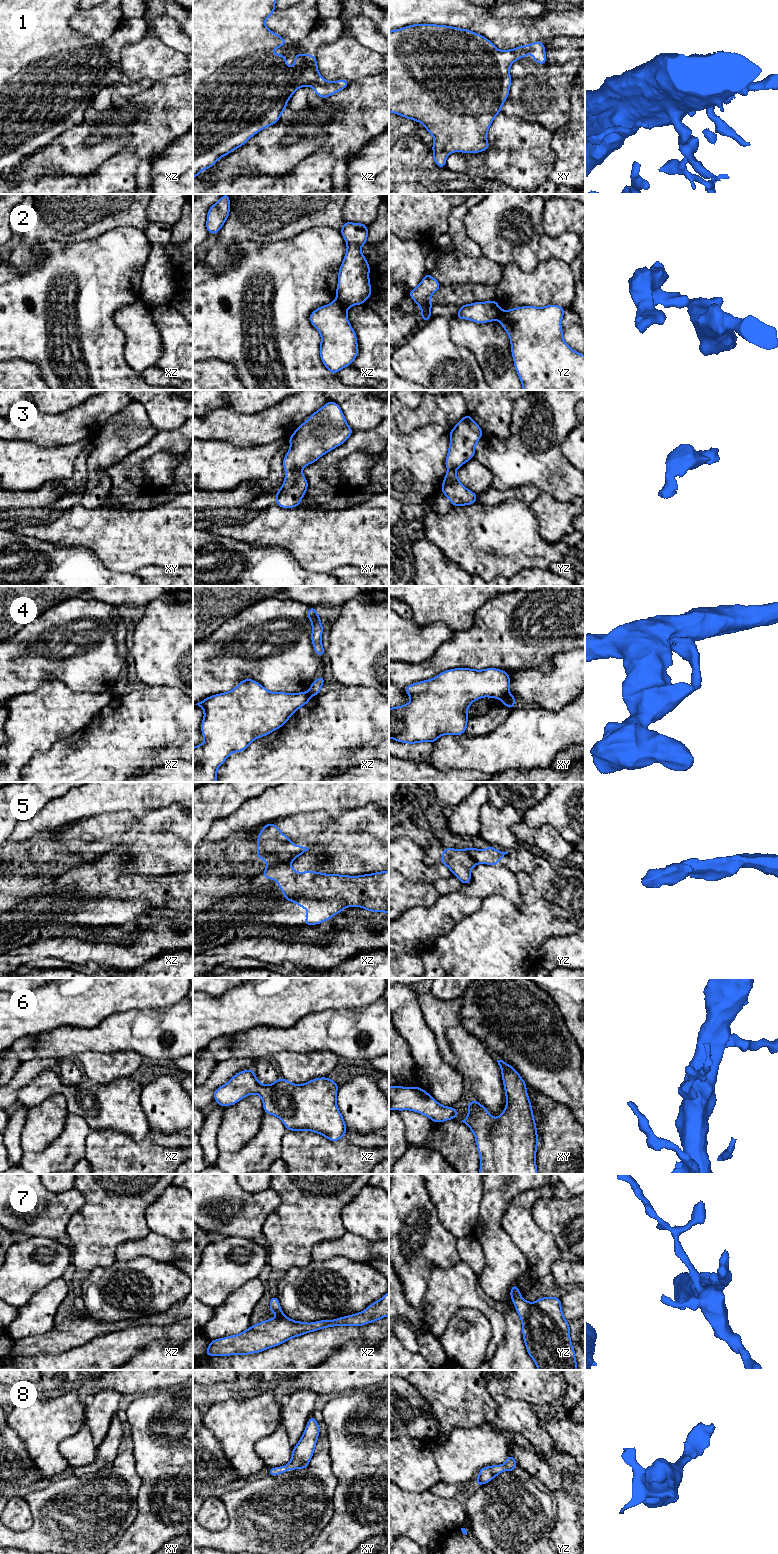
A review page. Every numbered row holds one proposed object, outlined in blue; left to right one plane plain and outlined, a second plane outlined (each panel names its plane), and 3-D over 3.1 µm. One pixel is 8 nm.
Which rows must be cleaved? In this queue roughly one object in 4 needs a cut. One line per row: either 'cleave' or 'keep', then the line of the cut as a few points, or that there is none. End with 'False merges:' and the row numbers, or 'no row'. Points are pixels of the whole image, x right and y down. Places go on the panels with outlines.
1: keep; cut none
2: cleave; cut xz (336, 298), (348, 307)
3: keep; cut none
4: cleave; cut xy (508, 692), (501, 699)
5: cleave; cut xz (289, 863), (267, 864)
6: keep; cut none
7: keep; cut none
8: keep; cut none
False merges: 2, 4, 5

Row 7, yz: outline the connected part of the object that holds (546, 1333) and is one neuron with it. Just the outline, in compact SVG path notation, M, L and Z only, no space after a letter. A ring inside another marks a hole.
M516 1284L512 1285L510 1296L522 1323L527 1353L538 1370L577 1370L575 1350L570 1338L570 1325L563 1316L560 1298L541 1297L531 1303L521 1297Z

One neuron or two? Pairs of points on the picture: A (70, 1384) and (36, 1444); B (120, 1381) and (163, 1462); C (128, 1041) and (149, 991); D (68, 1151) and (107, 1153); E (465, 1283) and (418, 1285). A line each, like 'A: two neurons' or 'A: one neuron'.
A: two neurons
B: two neurons
C: two neurons
D: two neurons
E: two neurons

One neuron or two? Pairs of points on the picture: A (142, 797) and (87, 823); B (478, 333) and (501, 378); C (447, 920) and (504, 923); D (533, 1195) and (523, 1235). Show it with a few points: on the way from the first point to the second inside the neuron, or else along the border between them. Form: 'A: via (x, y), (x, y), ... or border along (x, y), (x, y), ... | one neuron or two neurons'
A: border along (133, 814), (127, 811), (111, 811), (87, 817) | two neurons
B: via (489, 344), (492, 348), (497, 367) | one neuron
C: border along (478, 909), (464, 916), (446, 933), (440, 936) | two neurons
D: via (523, 1205), (523, 1225) | one neuron

